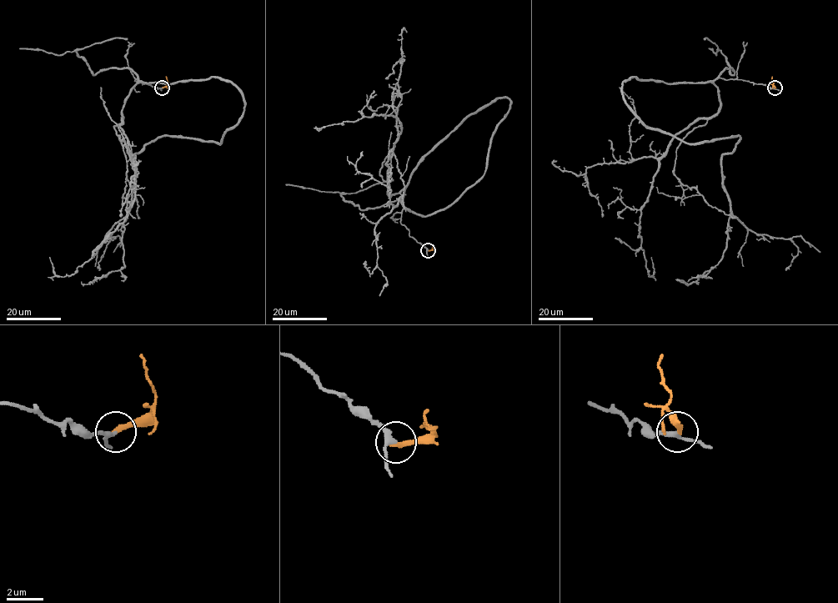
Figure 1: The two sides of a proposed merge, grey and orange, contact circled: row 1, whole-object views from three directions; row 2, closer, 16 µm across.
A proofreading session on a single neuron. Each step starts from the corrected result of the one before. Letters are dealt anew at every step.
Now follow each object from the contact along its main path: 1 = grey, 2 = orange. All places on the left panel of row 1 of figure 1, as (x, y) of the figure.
1: (163, 88), (134, 81), (220, 77), (244, 111), (219, 143), (167, 136), (134, 155), (125, 266), (96, 279)
2: (163, 88), (168, 84), (166, 77)

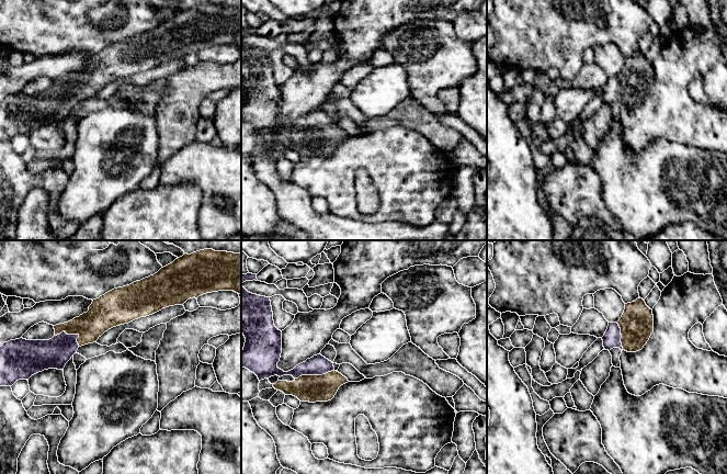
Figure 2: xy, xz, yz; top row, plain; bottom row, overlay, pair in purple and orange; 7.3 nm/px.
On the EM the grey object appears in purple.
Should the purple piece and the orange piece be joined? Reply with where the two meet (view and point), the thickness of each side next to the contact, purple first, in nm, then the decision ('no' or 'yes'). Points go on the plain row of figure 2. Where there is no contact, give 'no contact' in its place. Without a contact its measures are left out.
xz (314, 128) | 140/200 nm | yes

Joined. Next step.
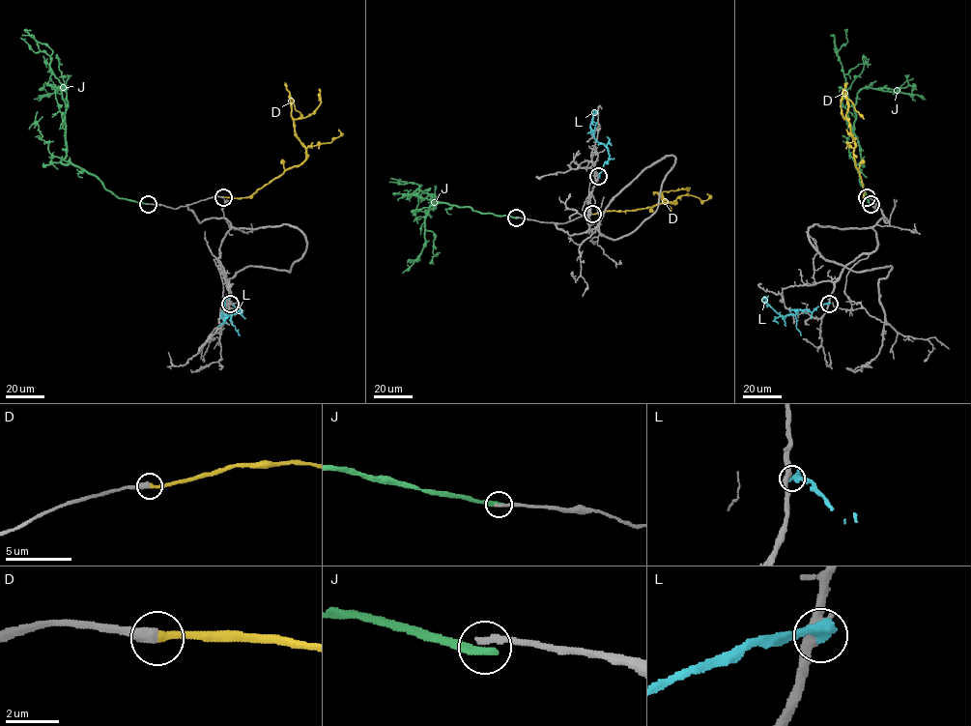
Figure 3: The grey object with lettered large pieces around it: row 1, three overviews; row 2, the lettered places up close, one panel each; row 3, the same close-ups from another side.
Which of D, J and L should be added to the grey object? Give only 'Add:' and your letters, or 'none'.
Add: D

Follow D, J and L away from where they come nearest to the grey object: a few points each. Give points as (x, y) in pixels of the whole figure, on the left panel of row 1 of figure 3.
D: (223, 197), (250, 196), (287, 169), (299, 166), (306, 157), (305, 148), (296, 133), (291, 100), (302, 119)
J: (148, 204), (118, 198), (95, 176), (61, 161), (67, 93), (49, 66), (52, 51), (31, 30)
L: (230, 304), (241, 310), (222, 316), (228, 296)

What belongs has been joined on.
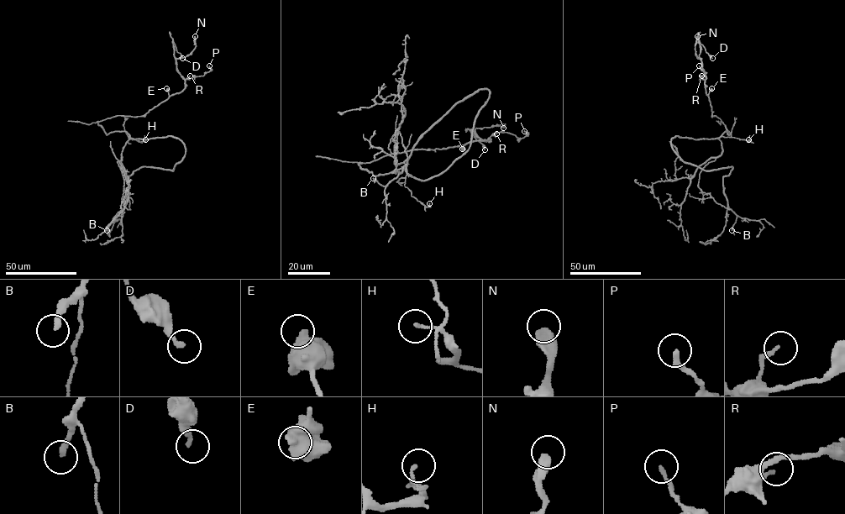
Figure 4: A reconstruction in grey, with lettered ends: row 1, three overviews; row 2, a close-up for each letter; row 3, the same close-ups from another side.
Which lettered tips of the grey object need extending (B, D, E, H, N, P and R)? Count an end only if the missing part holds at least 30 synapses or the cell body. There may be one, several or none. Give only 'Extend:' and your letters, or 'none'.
Extend: B

